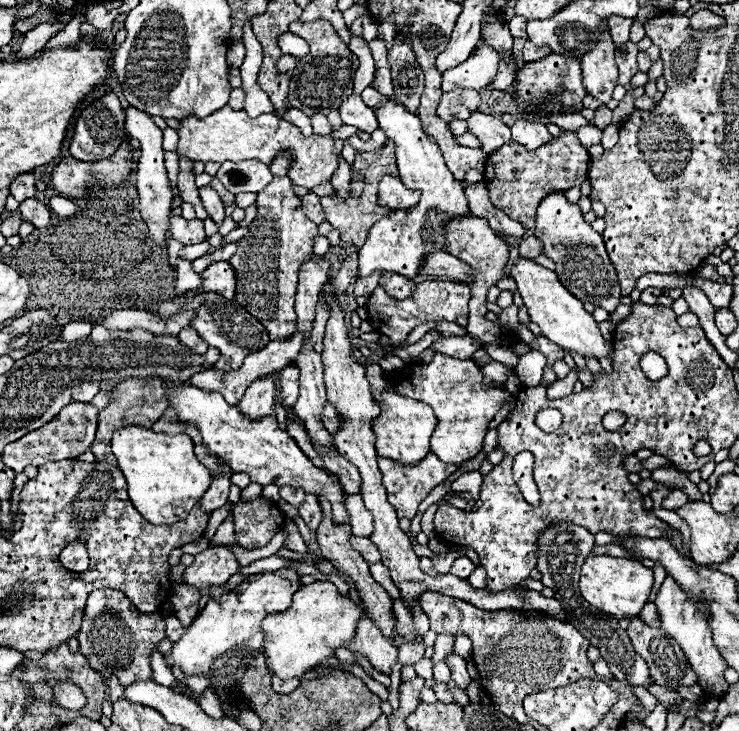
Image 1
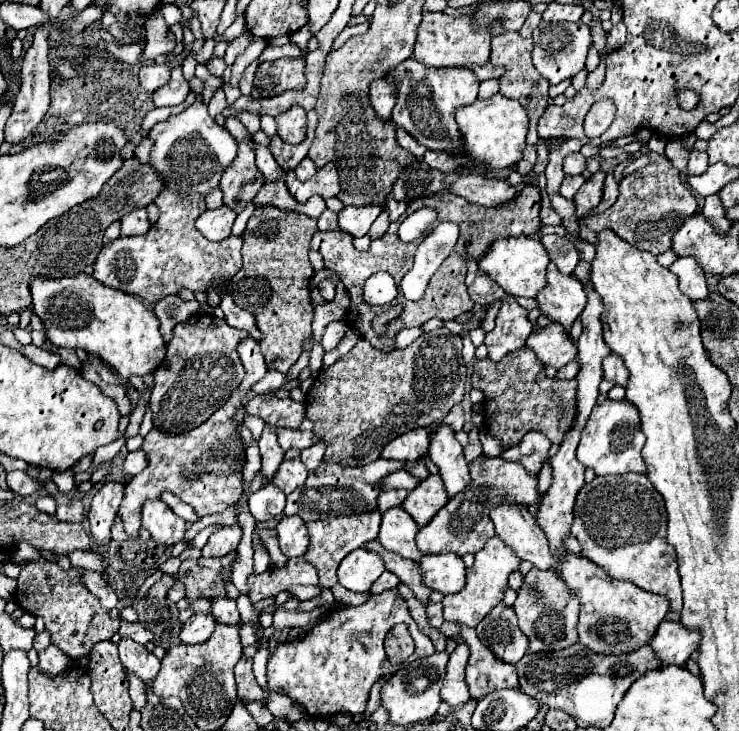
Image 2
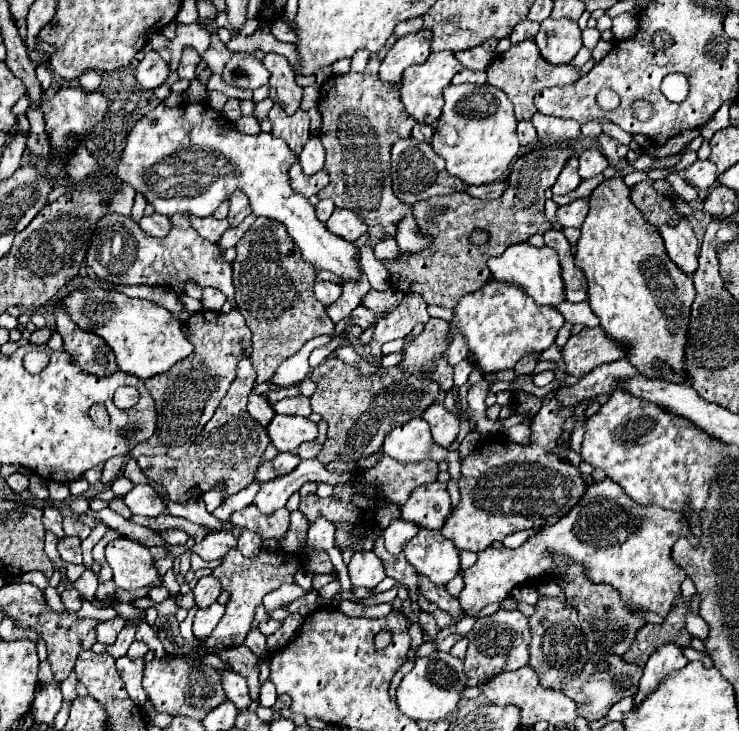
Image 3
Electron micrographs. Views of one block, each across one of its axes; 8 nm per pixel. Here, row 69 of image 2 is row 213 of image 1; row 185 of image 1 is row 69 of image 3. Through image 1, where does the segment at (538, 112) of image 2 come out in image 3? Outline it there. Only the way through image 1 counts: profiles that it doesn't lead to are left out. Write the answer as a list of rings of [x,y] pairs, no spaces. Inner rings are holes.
[[[524,40],[520,44],[510,46],[508,52],[498,54],[492,60],[492,66],[488,66],[486,70],[488,74],[488,84],[504,90],[508,94],[508,100],[514,104],[514,114],[518,120],[530,120],[534,114],[534,96],[542,90],[542,88],[550,88],[550,86],[566,86],[572,82],[578,82],[580,78],[580,68],[572,66],[572,64],[560,64],[560,66],[552,66],[550,62],[546,62],[542,58],[542,54],[538,52],[538,46],[534,40]]]

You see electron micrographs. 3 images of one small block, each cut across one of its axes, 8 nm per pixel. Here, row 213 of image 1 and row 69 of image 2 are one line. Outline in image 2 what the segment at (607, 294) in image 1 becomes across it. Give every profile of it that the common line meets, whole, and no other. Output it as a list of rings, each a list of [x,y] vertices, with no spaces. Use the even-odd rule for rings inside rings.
[[[542,20],[536,26],[532,40],[534,40],[534,52],[532,52],[534,66],[550,84],[560,84],[562,80],[578,74],[584,68],[588,46],[592,44],[590,28],[582,22],[568,24],[568,22],[546,22],[546,20]]]

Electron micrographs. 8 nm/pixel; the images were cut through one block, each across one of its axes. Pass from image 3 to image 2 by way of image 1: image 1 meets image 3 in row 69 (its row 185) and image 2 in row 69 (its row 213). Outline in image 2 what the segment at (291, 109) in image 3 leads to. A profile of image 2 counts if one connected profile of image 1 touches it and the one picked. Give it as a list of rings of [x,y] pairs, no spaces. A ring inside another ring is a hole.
[[[280,58],[274,62],[262,62],[254,76],[252,98],[270,98],[284,90],[302,90],[304,80],[304,60]]]

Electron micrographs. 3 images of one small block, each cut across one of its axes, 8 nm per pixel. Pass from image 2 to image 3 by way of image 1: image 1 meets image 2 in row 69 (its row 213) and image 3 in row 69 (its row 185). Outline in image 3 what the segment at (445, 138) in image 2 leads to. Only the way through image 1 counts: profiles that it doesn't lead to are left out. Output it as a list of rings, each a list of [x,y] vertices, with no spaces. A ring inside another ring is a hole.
[[[444,50],[444,52],[434,52],[428,56],[428,60],[424,64],[416,64],[416,66],[408,66],[408,70],[404,70],[404,78],[402,78],[402,102],[406,106],[406,112],[416,118],[418,122],[424,124],[434,124],[442,112],[444,106],[444,98],[442,98],[442,90],[450,84],[450,80],[454,78],[456,72],[460,72],[462,66],[460,62],[454,58],[452,52]]]

